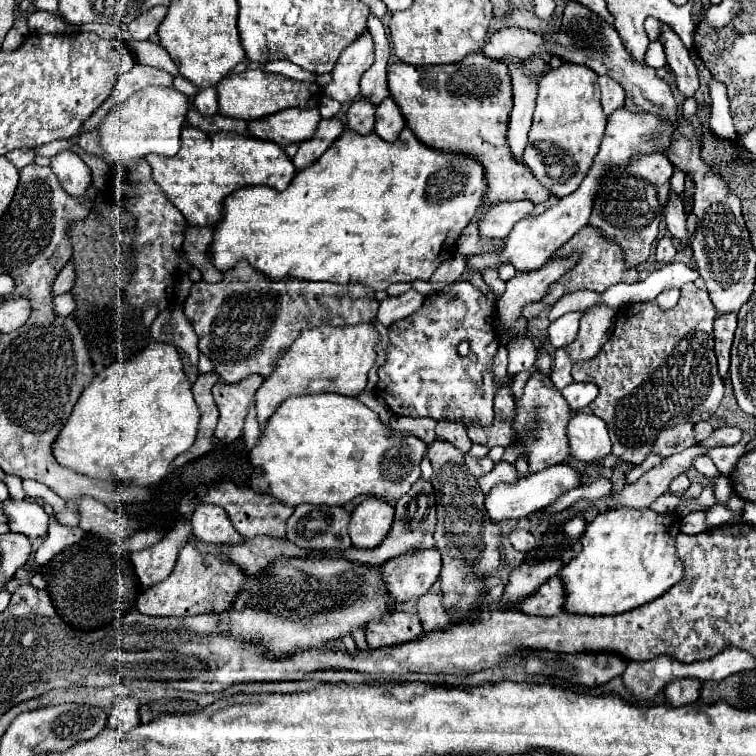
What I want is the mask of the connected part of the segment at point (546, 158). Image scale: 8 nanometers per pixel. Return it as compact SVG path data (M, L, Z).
M561 64L539 78L537 106L525 146L523 162L535 178L557 198L569 196L587 176L591 162L601 146L607 118L599 102L597 74L581 64Z

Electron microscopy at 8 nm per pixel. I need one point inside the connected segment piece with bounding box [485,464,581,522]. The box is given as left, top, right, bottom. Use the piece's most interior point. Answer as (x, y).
(521, 499)

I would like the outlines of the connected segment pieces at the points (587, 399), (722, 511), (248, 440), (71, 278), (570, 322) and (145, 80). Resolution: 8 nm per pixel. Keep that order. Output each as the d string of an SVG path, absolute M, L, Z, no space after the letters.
M573 382L573 384L565 386L561 392L563 392L563 396L569 402L573 412L579 412L581 408L589 406L597 398L597 386L595 384L577 384L577 382Z
M713 506L713 508L707 510L707 524L711 528L725 526L725 524L731 524L731 522L741 522L741 516L731 512L727 506Z
M251 402L251 406L249 406L249 416L245 418L245 428L243 428L243 440L245 440L247 450L255 446L259 434L261 434L261 430L259 430L259 422L257 422L257 418L255 418L255 402Z
M69 262L61 272L59 272L59 276L57 276L57 280L55 280L55 294L65 294L65 292L69 292L71 288L73 288L73 284L75 284L75 270L73 270L73 264Z
M569 312L549 326L549 342L553 348L563 348L577 338L581 312Z
M135 64L133 70L129 70L129 72L119 76L117 86L113 90L113 96L103 106L99 106L99 110L93 114L93 118L87 118L87 122L83 124L83 130L79 130L79 134L95 130L97 124L109 114L109 110L115 104L119 104L125 98L129 98L133 92L137 92L137 90L141 90L145 86L163 86L163 88L167 88L171 84L173 84L173 76L171 74L167 74L167 72L159 70L159 68L153 68L153 66Z

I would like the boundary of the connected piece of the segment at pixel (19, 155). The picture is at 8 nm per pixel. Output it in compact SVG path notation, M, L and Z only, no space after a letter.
M13 150L13 152L7 154L7 158L15 164L15 168L21 170L23 166L33 164L33 160L35 160L35 152L33 152L33 150Z

